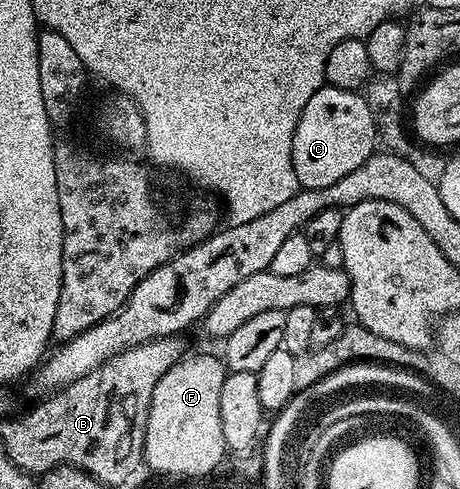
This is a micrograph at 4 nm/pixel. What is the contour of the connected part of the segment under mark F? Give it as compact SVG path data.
M185 355L183 359L170 366L169 370L161 375L160 380L153 389L156 391L156 400L152 403L150 412L149 428L149 456L148 461L156 464L157 470L167 470L168 472L204 472L205 466L211 466L216 456L224 456L220 453L222 443L222 418L218 410L218 397L222 394L222 382L226 375L226 365L219 355L216 356L191 356Z

